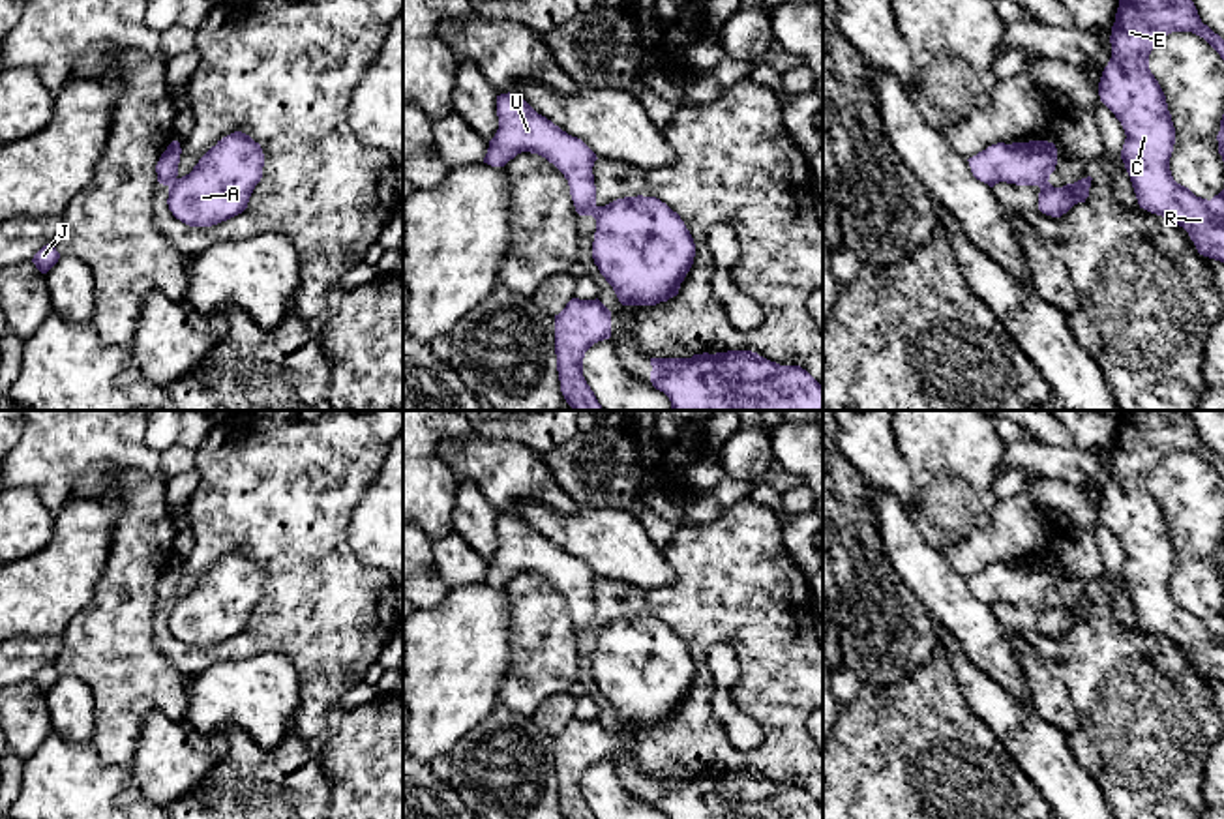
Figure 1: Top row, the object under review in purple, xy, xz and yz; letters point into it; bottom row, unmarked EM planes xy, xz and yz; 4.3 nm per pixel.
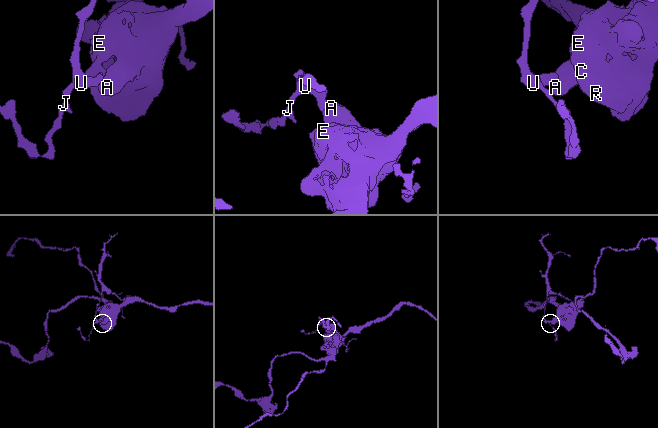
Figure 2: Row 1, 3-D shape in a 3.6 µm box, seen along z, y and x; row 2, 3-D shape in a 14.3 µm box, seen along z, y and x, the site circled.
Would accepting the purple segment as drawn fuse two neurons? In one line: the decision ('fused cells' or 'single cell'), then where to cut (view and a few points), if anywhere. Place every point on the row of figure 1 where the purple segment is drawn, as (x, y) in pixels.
fused cells; cut xz (598, 207), (591, 214)

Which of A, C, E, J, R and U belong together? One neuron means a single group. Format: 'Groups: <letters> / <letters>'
Groups: A C E R / J U

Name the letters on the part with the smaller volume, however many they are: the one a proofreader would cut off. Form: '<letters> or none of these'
J, U

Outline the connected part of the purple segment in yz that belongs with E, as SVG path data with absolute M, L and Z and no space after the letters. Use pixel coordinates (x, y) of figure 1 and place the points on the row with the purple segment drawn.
M1119 0L1110 36L1112 58L1102 71L1098 96L1125 129L1121 159L1140 208L1183 227L1200 255L1224 262L1224 189L1211 201L1196 197L1177 184L1170 171L1175 127L1166 96L1149 69L1149 54L1172 32L1192 32L1203 37L1224 60L1224 39L1202 22L1192 0Z

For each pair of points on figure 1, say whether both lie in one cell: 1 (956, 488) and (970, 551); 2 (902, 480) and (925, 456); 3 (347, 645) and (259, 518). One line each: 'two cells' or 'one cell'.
1: two cells
2: two cells
3: one cell

